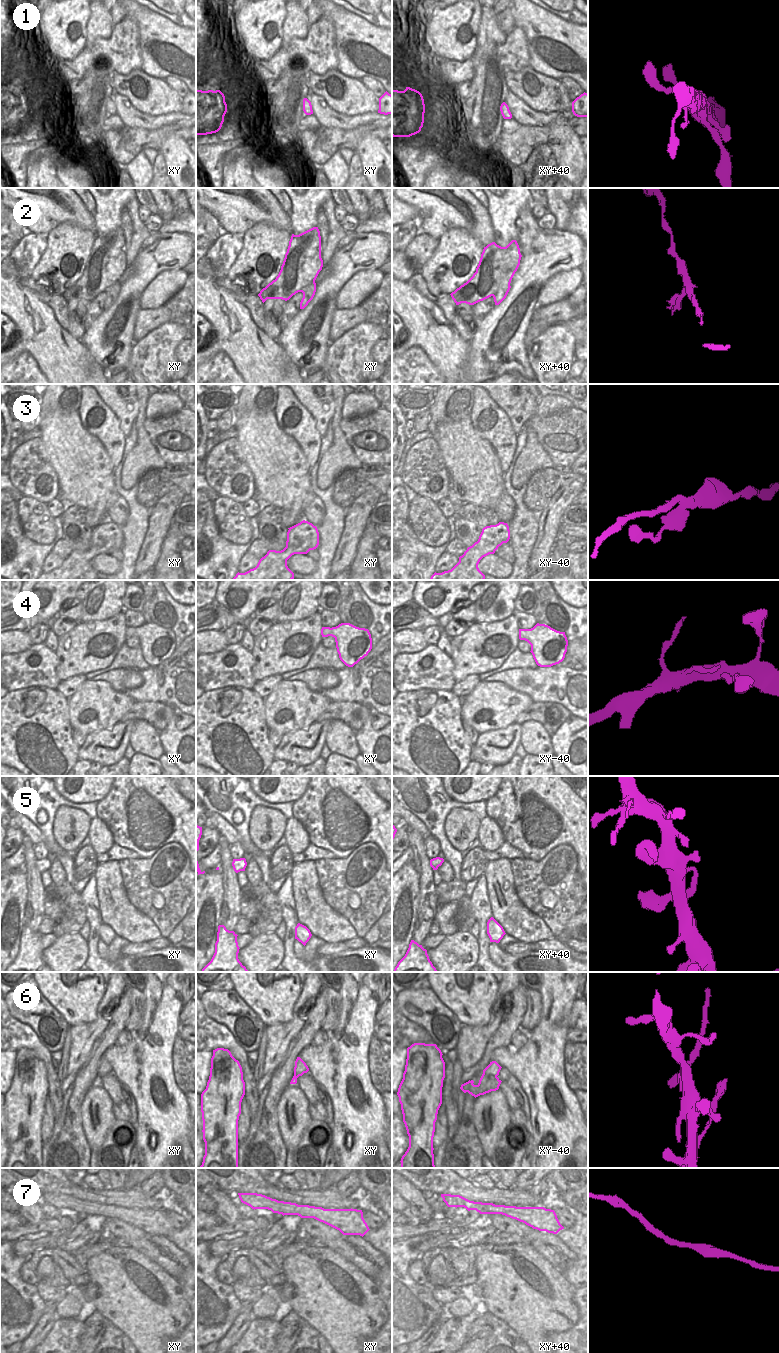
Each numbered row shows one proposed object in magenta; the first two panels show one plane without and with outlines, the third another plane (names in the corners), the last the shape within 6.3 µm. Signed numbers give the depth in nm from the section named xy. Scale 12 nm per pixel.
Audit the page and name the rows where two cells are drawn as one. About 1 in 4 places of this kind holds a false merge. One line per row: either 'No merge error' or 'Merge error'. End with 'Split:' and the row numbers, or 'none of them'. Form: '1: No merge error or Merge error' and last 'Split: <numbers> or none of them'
1: No merge error
2: Merge error
3: No merge error
4: No merge error
5: No merge error
6: Merge error
7: No merge error
Split: 2, 6

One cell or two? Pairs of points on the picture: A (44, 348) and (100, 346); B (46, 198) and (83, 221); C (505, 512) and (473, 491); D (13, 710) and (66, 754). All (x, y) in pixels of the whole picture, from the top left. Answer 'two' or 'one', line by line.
A: two
B: one
C: two
D: one

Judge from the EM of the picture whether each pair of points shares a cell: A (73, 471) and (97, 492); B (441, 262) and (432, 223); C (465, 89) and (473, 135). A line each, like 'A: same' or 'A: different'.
A: same
B: different
C: different

